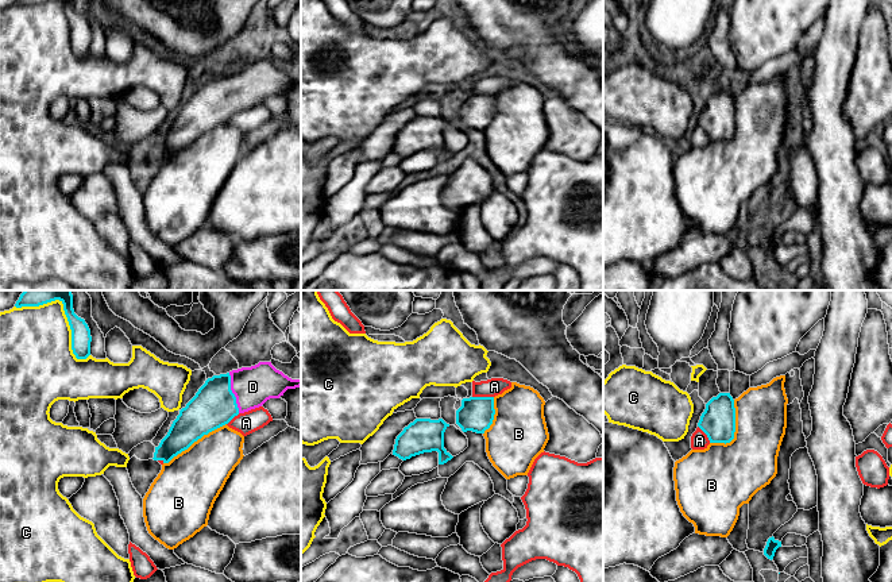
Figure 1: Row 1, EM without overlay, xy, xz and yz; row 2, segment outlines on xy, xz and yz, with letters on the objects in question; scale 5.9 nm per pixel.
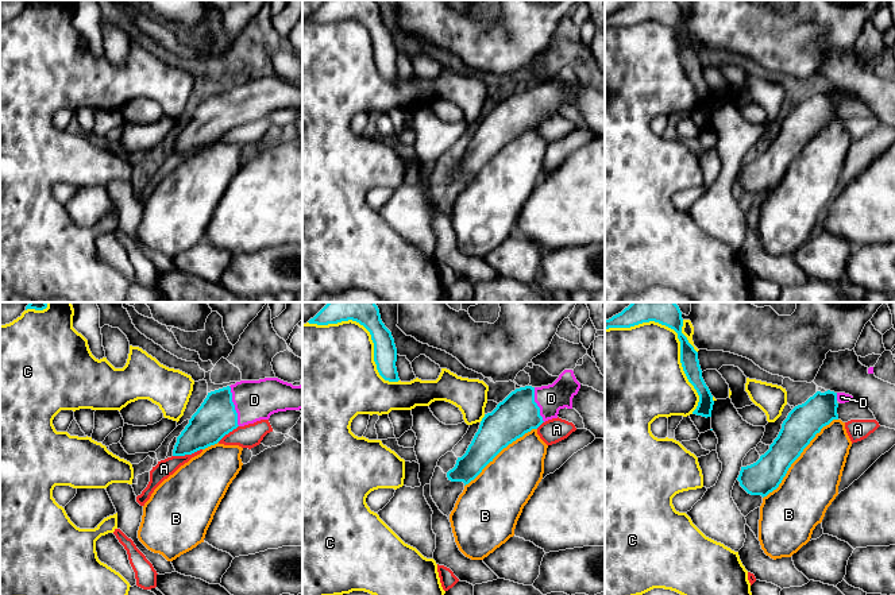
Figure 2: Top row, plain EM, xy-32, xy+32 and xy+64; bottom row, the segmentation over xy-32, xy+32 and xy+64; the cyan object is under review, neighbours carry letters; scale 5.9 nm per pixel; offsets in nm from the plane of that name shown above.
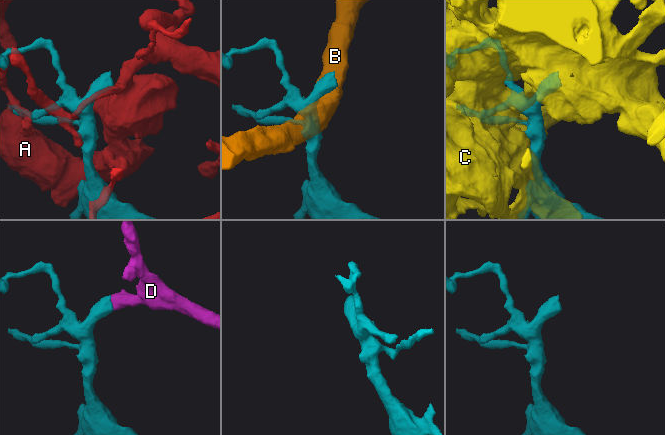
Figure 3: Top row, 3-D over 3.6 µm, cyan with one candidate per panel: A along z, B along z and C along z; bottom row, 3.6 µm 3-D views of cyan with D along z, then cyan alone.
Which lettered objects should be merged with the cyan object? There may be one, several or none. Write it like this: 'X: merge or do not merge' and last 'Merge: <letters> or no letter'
A: do not merge
B: do not merge
C: do not merge
D: merge
Merge: D

